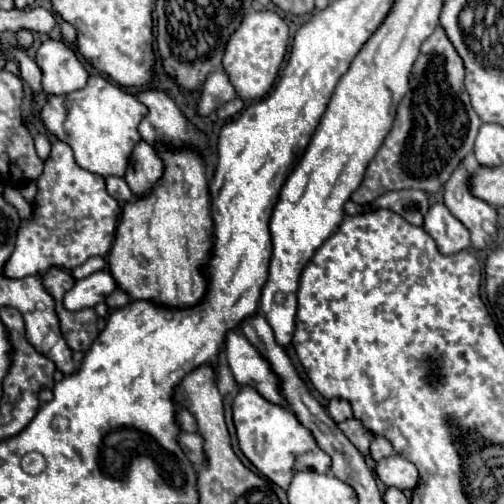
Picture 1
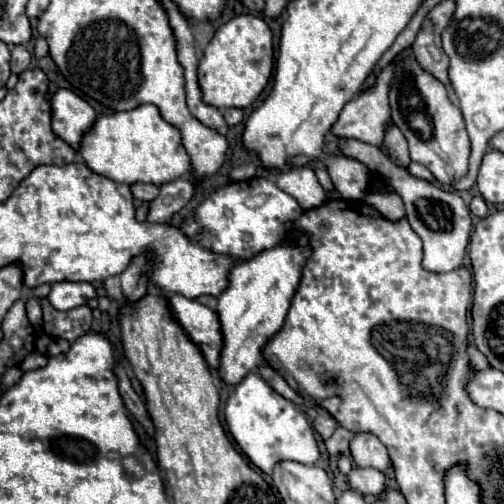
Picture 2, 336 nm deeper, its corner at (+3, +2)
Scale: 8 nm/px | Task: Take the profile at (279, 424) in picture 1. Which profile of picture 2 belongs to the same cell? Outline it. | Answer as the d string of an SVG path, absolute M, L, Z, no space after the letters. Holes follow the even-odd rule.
M255 372L247 374L235 386L235 392L229 396L225 406L225 420L237 446L265 474L271 474L273 466L281 460L293 460L301 464L315 464L319 460L313 428L303 412L293 402L277 394Z

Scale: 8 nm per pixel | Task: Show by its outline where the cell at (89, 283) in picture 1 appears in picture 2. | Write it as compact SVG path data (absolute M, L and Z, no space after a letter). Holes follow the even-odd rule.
M57 282L51 286L47 300L55 310L71 310L83 306L95 294L95 288L87 282Z

